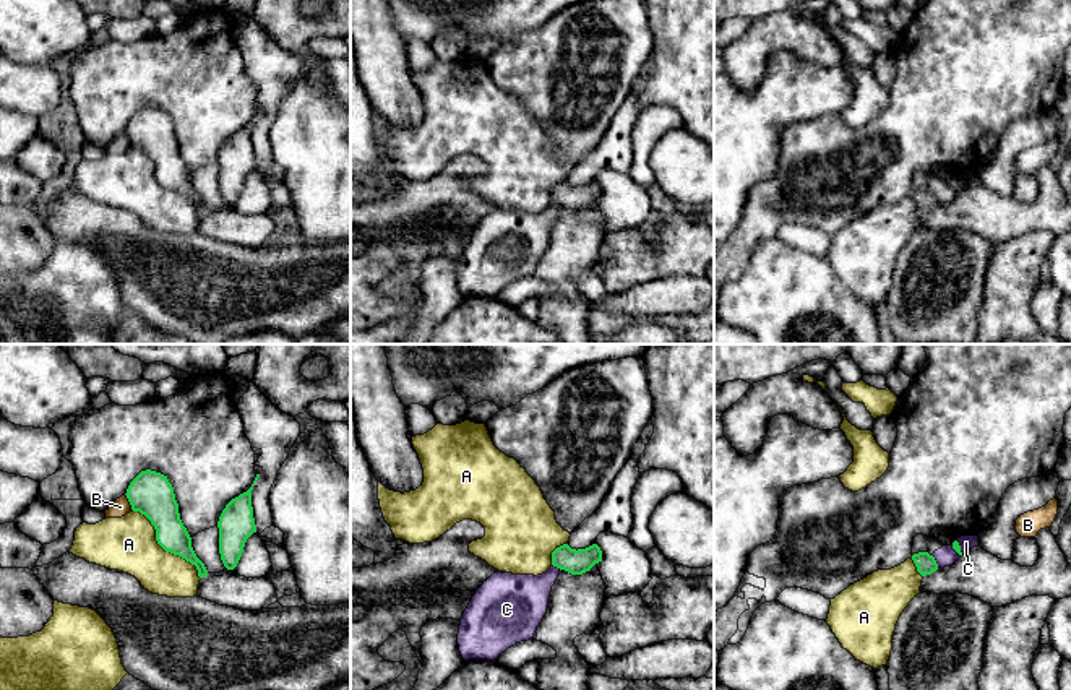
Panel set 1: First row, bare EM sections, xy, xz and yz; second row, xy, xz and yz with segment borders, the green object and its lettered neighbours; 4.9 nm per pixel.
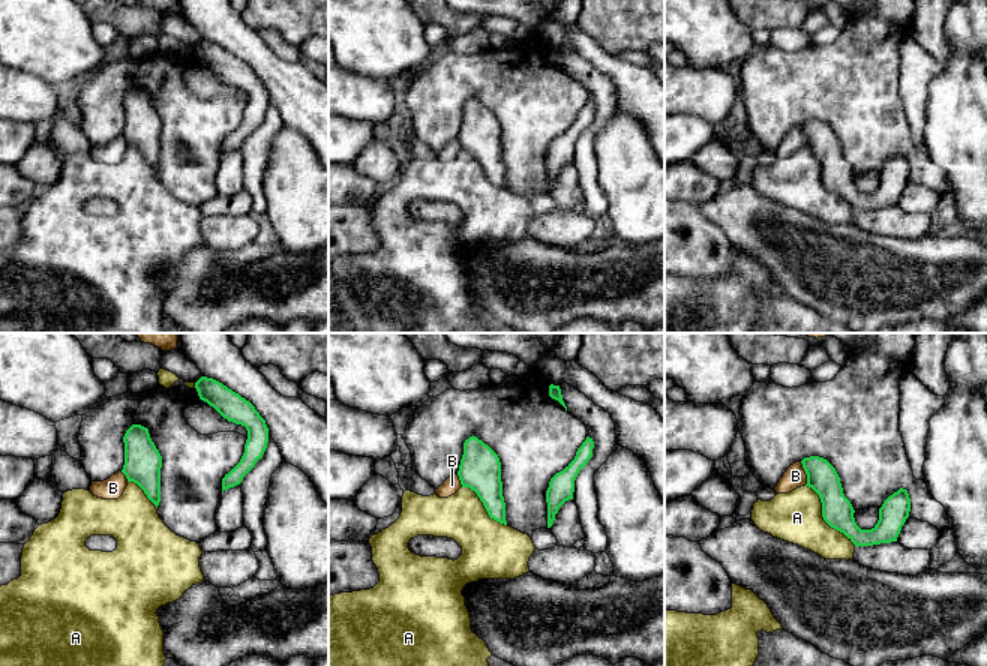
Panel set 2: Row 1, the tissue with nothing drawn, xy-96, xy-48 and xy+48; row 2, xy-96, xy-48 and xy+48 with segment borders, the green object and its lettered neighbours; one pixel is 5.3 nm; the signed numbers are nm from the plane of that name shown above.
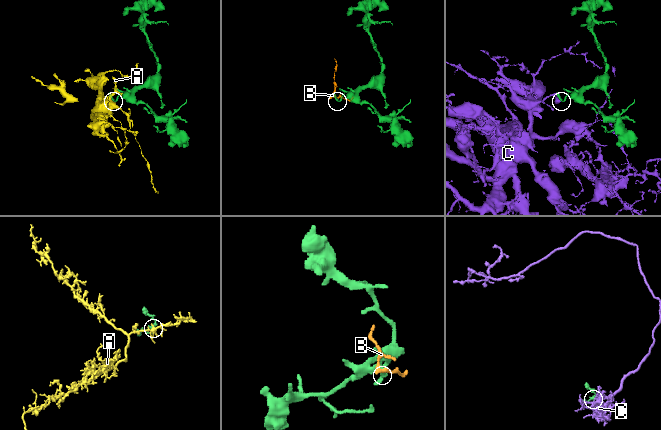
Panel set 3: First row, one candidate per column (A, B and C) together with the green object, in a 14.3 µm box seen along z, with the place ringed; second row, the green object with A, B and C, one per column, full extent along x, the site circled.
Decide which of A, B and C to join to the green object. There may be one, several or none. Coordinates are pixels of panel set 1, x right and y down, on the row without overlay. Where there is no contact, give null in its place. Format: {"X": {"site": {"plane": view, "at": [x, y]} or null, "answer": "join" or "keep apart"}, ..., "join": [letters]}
{"A": {"site": {"plane": "xy", "at": [163, 184]}, "answer": "keep apart"}, "B": {"site": {"plane": "xy", "at": [129, 137]}, "answer": "keep apart"}, "C": {"site": {"plane": "yz", "at": [935, 198]}, "answer": "keep apart"}, "join": []}

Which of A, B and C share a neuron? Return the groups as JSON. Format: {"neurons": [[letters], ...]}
{"neurons": [["A"], ["B"], ["C"]]}

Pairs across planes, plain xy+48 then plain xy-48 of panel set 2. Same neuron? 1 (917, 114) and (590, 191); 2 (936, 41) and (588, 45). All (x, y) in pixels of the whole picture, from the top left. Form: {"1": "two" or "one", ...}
{"1": "one", "2": "two"}

